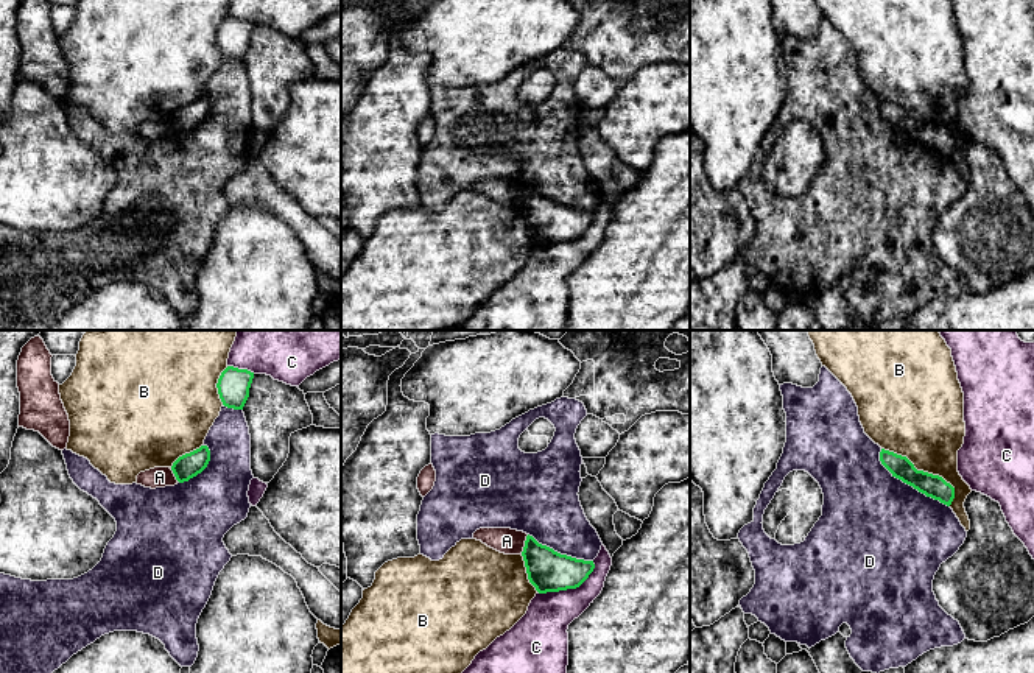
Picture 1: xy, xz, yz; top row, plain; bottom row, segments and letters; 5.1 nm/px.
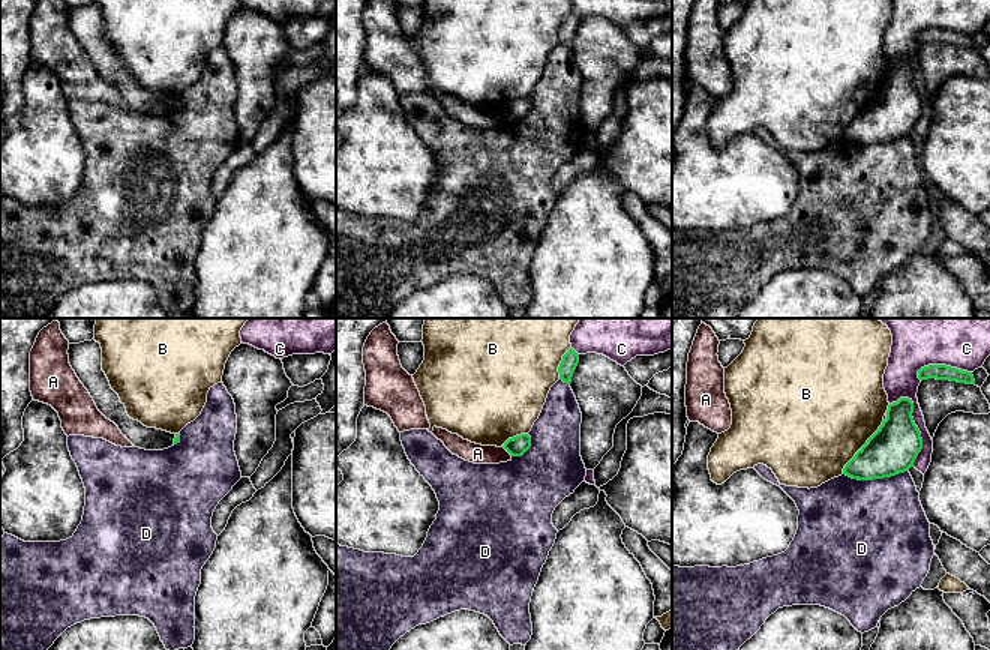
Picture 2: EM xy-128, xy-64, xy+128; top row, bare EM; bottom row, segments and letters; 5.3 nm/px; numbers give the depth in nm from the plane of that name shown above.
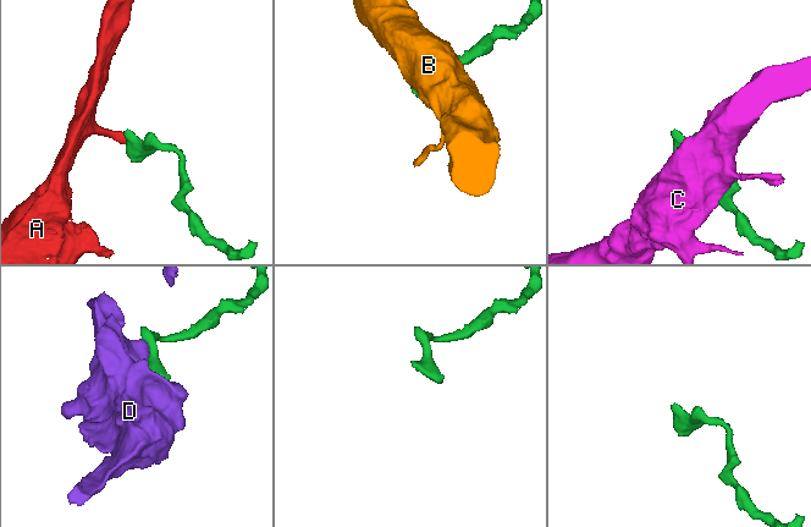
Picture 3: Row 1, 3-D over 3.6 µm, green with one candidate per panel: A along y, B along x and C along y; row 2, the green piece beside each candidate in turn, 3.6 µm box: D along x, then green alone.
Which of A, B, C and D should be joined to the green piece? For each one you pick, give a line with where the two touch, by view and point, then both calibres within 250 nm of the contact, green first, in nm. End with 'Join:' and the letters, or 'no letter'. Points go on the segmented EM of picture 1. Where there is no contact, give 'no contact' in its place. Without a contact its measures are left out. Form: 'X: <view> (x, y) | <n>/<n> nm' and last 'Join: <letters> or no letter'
Join: no letter

